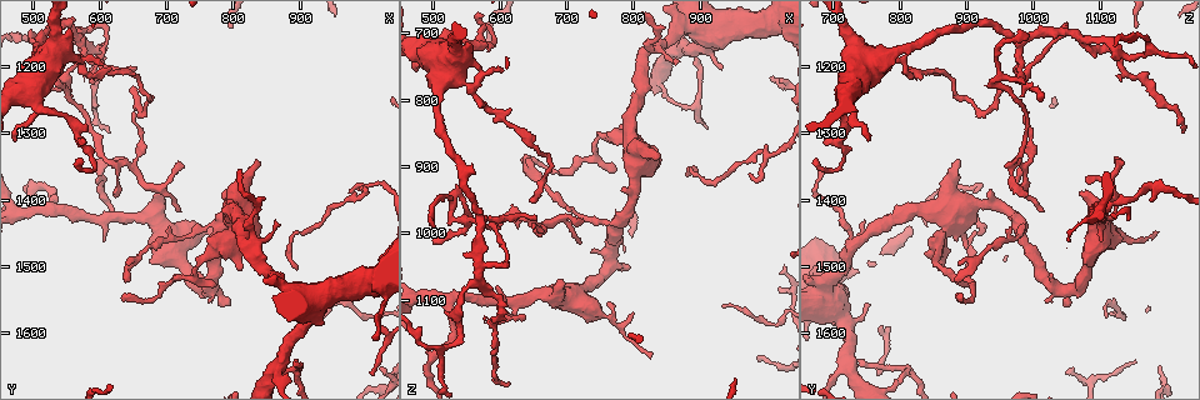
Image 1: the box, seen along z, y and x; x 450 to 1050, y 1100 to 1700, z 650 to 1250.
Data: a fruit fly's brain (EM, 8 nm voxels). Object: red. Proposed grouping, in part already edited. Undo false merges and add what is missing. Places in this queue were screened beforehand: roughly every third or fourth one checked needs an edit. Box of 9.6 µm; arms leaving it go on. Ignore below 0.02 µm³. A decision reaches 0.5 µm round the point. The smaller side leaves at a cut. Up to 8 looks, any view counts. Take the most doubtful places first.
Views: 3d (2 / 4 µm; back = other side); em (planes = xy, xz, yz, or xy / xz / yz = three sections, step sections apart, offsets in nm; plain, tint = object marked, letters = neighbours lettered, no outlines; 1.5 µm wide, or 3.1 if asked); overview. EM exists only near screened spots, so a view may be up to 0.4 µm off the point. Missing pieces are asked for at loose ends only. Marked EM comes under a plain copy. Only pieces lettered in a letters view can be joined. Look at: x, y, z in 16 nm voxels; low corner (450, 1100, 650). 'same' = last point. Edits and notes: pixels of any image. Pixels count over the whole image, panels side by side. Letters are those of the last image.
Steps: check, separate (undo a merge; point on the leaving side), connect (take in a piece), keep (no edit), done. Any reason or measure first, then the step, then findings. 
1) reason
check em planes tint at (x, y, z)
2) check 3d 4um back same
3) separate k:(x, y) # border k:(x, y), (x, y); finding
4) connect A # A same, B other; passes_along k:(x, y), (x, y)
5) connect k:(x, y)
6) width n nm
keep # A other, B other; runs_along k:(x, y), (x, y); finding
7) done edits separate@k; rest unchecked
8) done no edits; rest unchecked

thin end
check 3d 2um at (600, 1365, 1080)

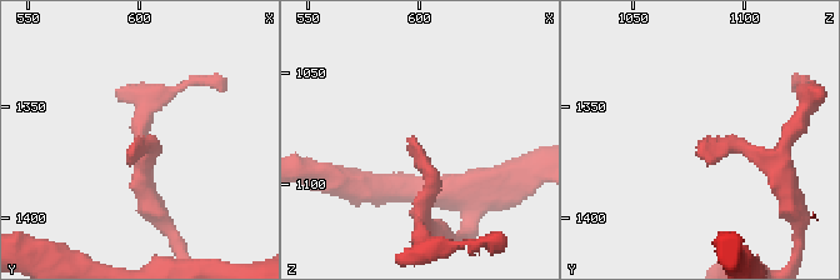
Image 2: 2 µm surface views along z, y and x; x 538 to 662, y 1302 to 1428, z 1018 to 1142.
check em xz step 4 letters at (596, 1369, 1081)

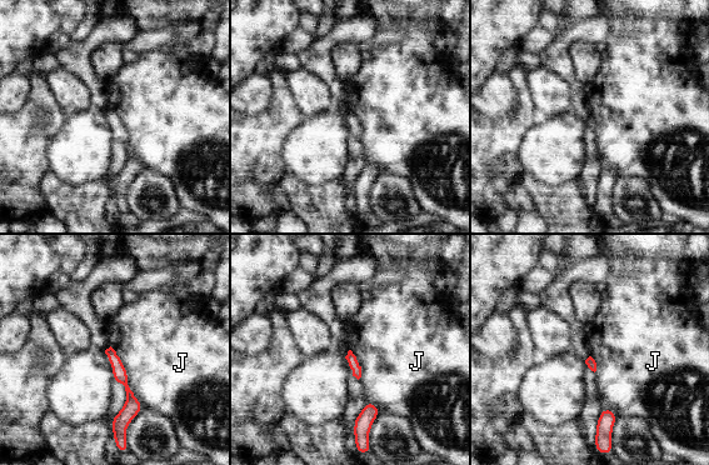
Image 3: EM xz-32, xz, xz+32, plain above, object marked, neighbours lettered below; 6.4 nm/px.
keep # J other; border 3:(110, 345), (144, 406); no lettered piece goes on from it

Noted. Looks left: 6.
abrupt turn
check em planes tint at (605, 1170, 1115)

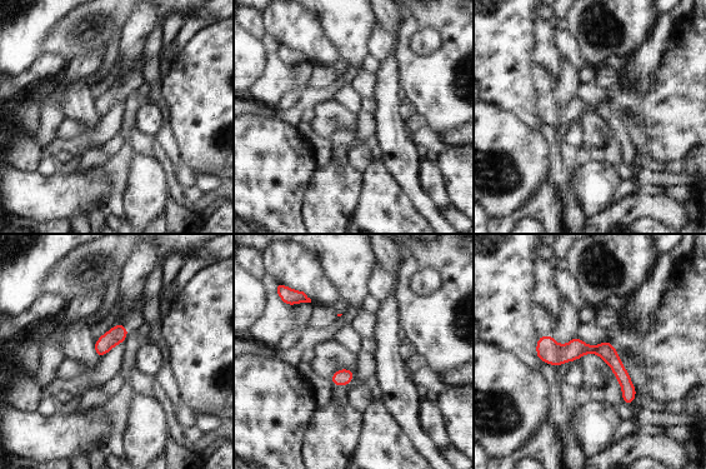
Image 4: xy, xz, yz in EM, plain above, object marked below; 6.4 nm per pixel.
see the neighbours
check em planes letters same

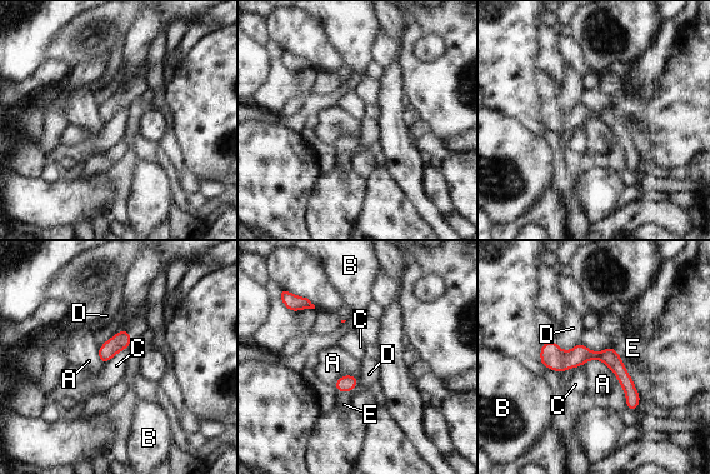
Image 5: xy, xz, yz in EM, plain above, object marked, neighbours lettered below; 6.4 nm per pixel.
keep # A other, B other, C other, D other, E other; one neuron here

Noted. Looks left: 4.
free end
check 3d 2um at (795, 1555, 1045)

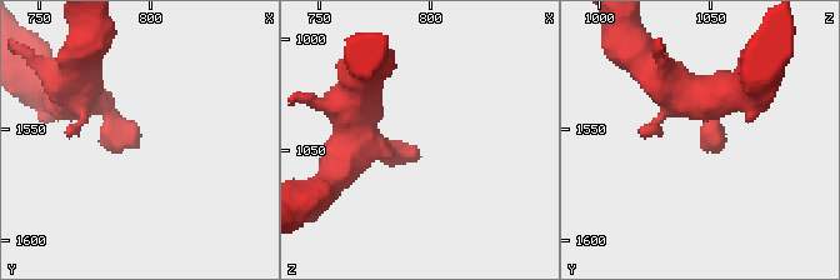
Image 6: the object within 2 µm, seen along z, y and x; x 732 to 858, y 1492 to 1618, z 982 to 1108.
check em planes tint at (795, 1557, 1048)

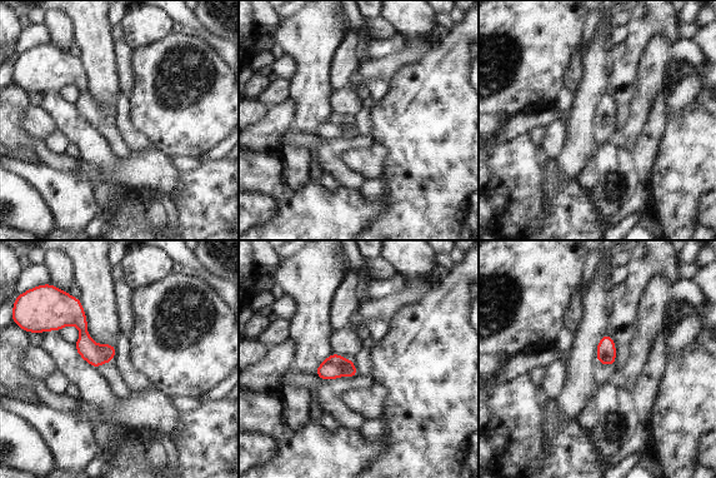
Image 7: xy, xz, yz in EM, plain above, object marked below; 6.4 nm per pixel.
check em planes letters same

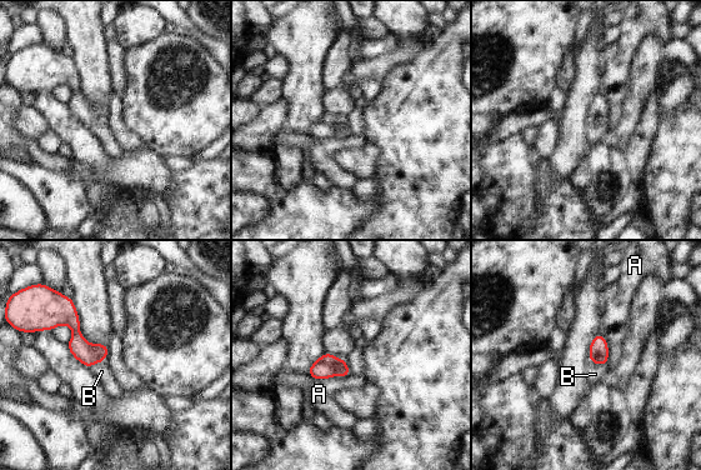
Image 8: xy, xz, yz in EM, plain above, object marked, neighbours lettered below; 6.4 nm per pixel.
longest_contact A 200 nm
connect B # A other, B same; passes_along 8:(599, 348), (599, 364), (595, 374); the neuron continues

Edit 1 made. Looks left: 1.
done edits connect@8; rest unchecked

